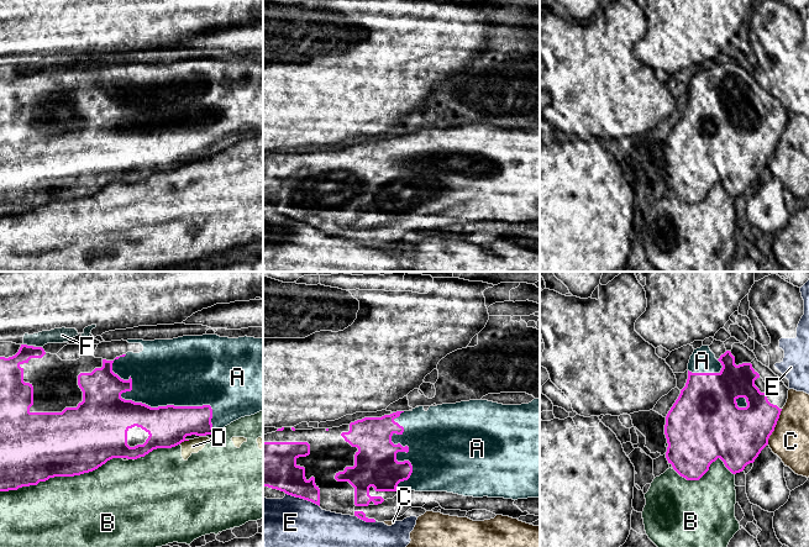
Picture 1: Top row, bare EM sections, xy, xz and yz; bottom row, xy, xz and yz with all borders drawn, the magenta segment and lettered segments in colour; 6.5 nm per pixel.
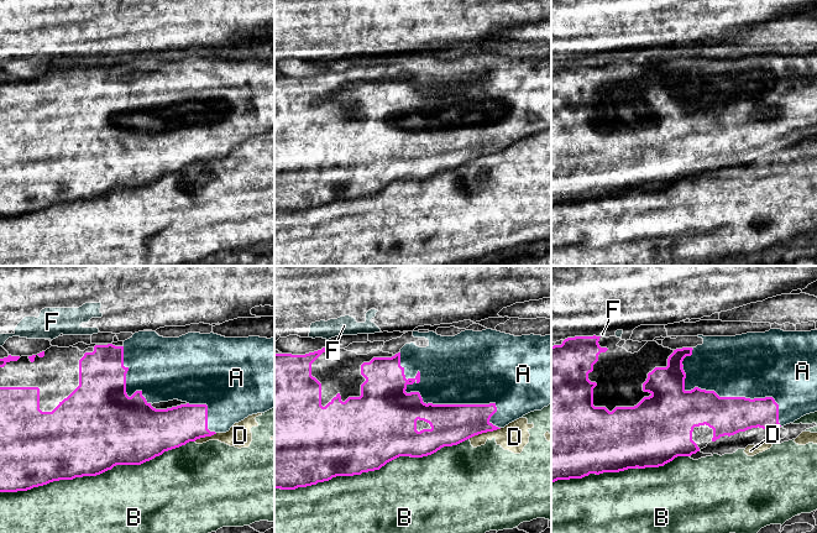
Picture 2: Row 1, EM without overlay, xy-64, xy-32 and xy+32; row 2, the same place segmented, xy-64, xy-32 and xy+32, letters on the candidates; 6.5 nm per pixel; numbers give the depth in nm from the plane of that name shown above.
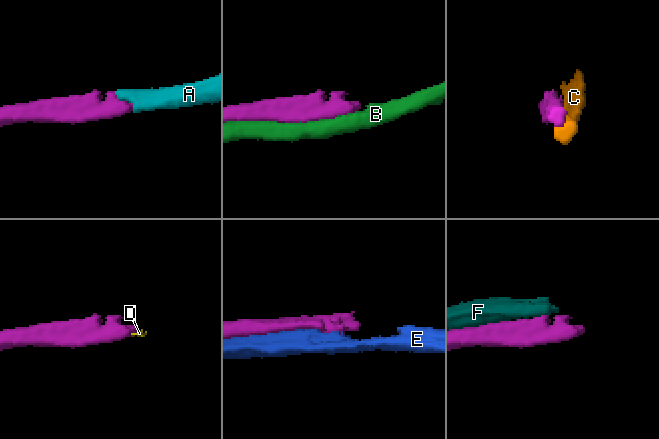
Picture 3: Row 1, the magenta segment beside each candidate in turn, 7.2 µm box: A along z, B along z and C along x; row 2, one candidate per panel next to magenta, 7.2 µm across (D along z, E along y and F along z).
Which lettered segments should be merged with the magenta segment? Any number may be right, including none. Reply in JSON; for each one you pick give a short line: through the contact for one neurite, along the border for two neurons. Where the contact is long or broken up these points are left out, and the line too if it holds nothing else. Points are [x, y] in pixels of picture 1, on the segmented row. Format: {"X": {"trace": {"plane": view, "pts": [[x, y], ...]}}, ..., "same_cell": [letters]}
{"same_cell": ["A"]}

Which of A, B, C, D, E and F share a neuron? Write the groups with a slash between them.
A / B D / C / E / F

